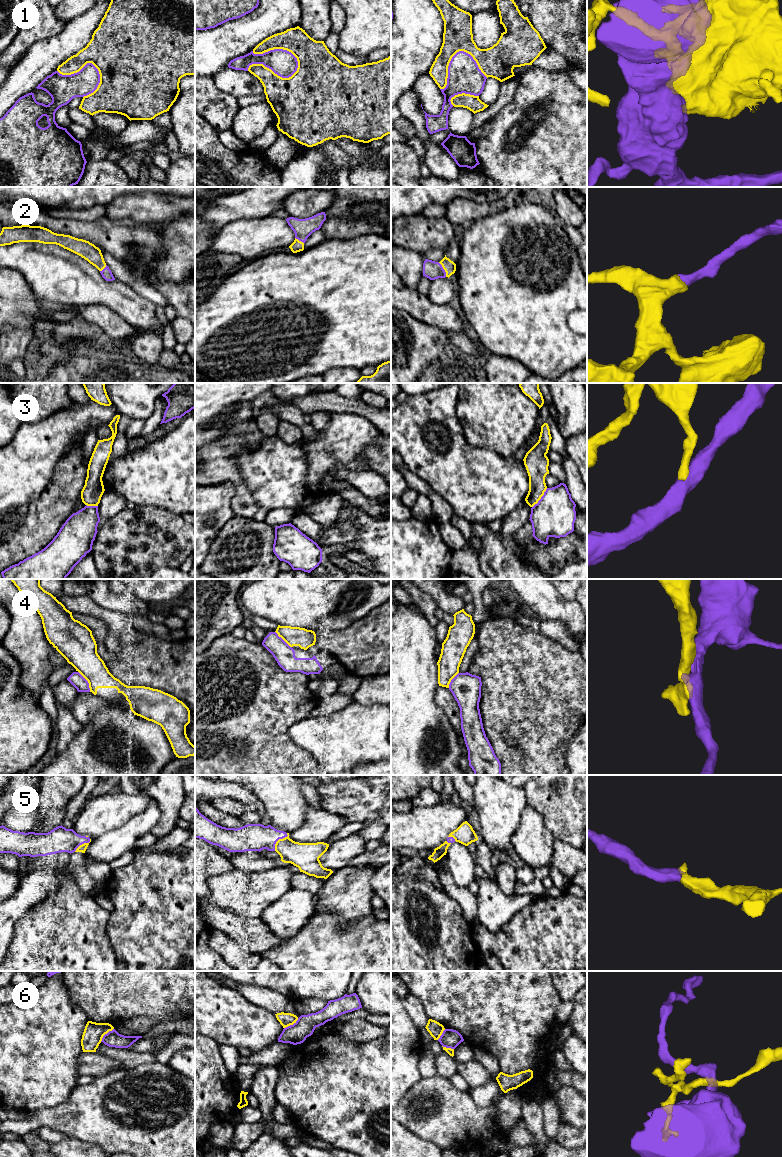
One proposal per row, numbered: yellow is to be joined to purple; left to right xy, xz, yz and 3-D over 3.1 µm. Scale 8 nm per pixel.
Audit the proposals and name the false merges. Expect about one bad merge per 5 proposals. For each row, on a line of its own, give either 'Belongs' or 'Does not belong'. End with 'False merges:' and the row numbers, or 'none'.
1: Belongs
2: Belongs
3: Does not belong
4: Does not belong
5: Belongs
6: Does not belong
False merges: 3, 4, 6

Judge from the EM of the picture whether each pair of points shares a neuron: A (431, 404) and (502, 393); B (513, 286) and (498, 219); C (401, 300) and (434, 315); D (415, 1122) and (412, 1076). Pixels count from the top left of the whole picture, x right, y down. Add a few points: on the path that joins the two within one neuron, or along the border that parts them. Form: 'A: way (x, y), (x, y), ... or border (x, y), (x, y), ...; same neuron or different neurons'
A: border (457, 393), (456, 416), (462, 423); different neurons
B: way (507, 269), (500, 255), (500, 236); same neuron
C: way (409, 301), (426, 310); same neuron
D: border (421, 1078), (401, 1100); different neurons

